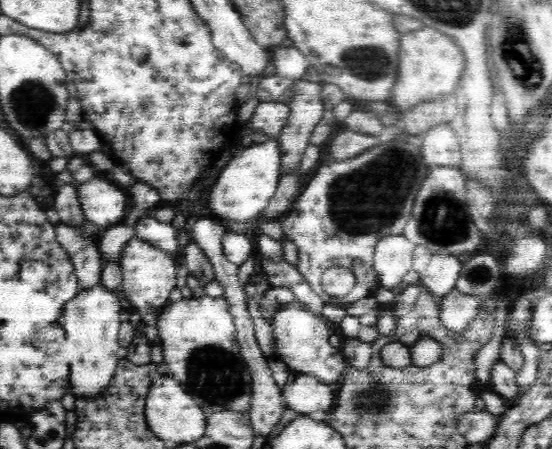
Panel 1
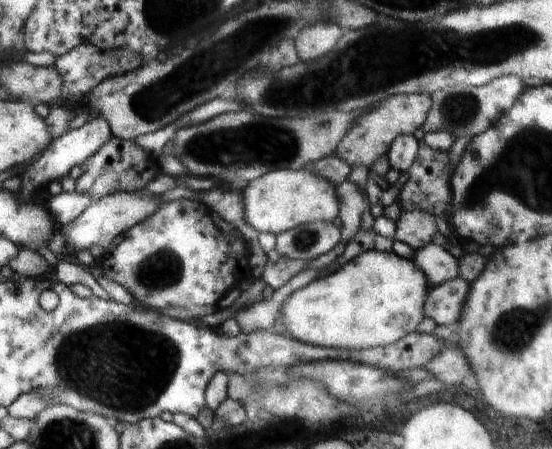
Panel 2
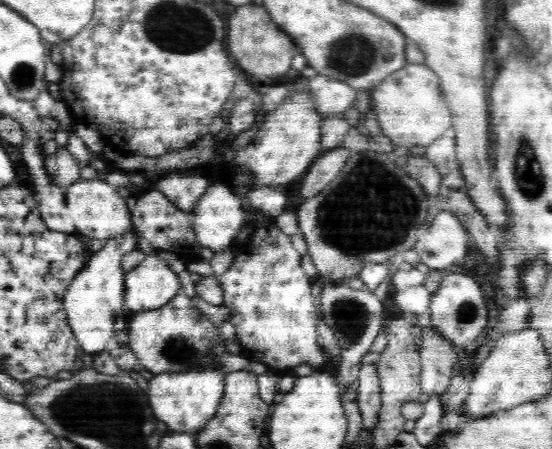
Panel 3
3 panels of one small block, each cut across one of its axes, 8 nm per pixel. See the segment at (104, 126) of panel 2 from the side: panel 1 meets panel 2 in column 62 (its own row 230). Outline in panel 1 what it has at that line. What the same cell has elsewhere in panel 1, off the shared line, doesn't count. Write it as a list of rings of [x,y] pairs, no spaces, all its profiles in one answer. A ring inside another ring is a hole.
[[[153,215],[140,220],[135,225],[135,236],[139,237],[140,240],[147,241],[148,243],[155,245],[159,250],[166,251],[171,255],[174,255],[178,250],[178,239],[176,234],[178,232],[179,223],[164,223],[154,218]]]

